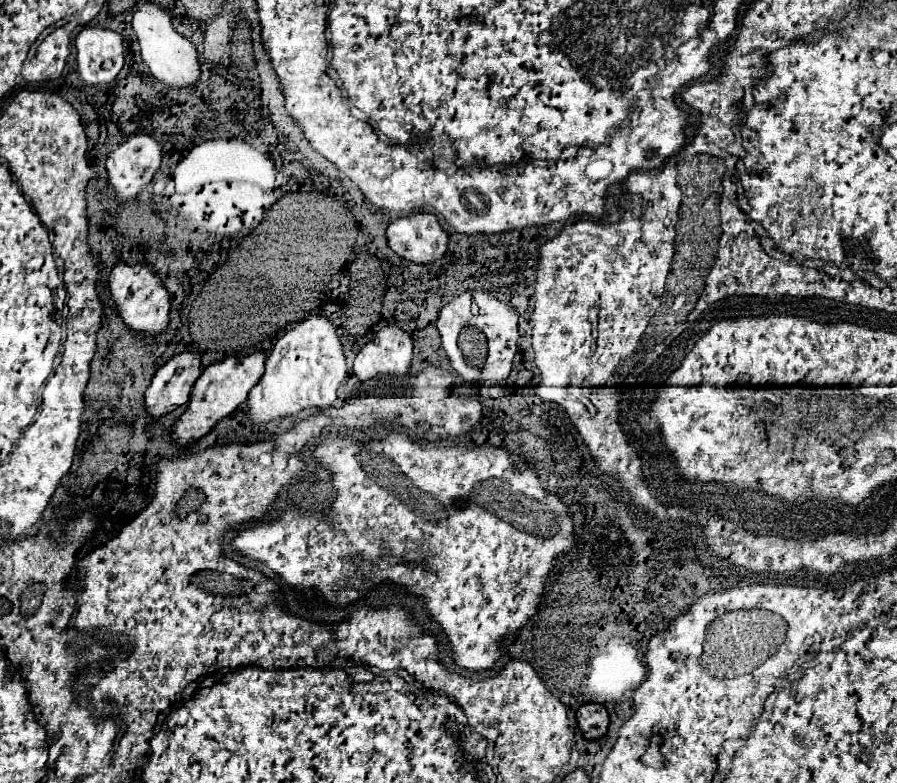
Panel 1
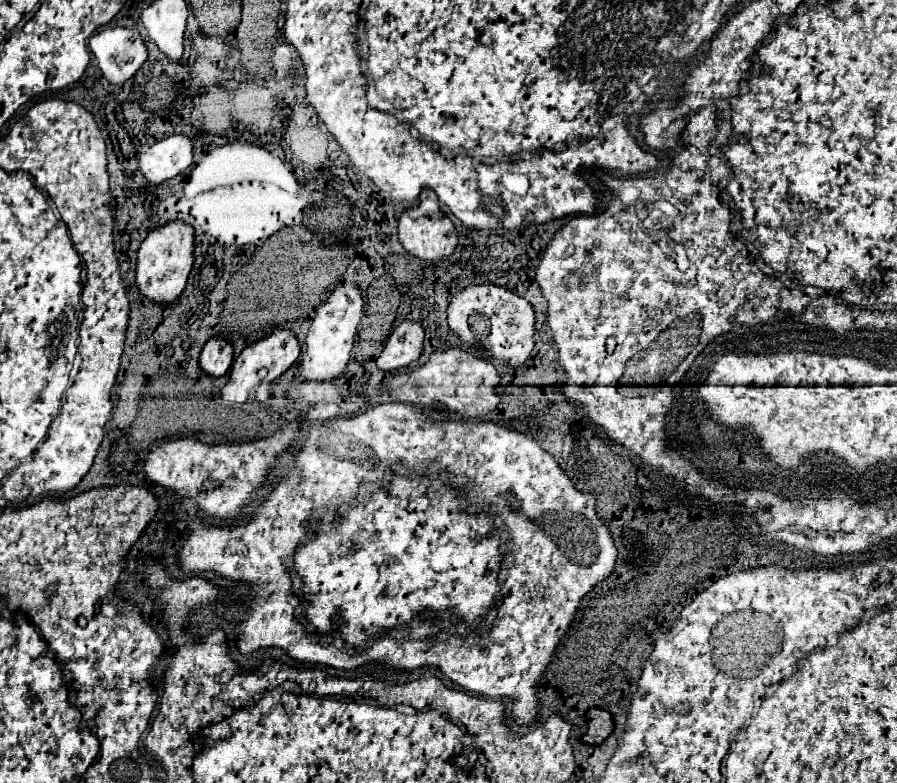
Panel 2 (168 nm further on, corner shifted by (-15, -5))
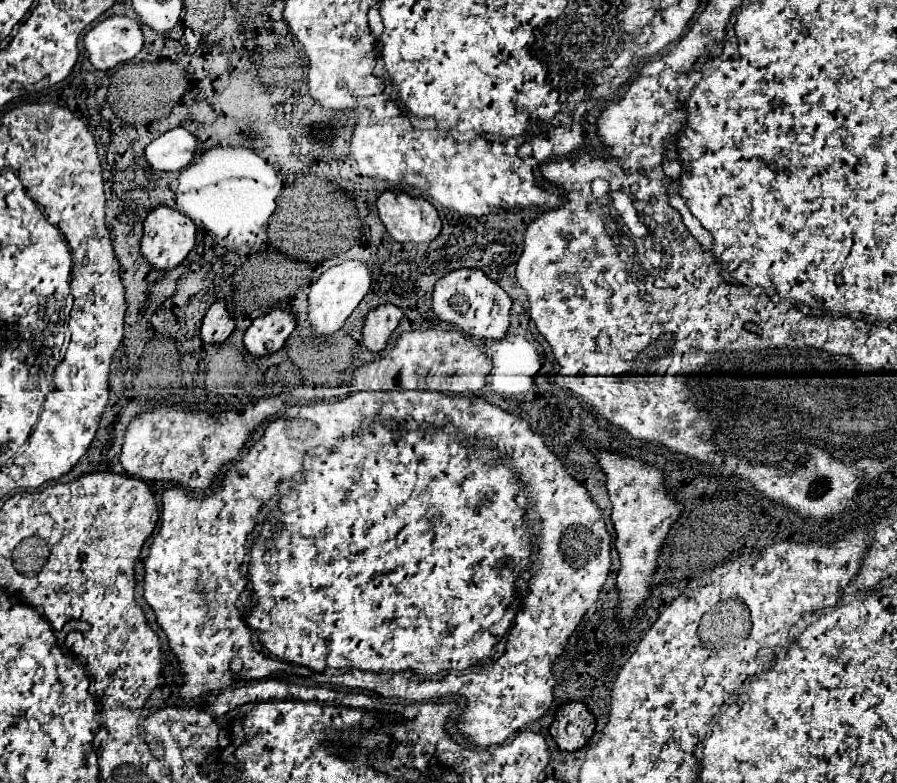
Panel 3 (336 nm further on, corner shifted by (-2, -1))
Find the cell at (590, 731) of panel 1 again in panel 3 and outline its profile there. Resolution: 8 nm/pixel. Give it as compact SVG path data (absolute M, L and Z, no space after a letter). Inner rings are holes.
M583 702L565 704L557 712L549 728L559 750L567 750L567 752L579 750L591 738L593 730L595 730L595 718Z

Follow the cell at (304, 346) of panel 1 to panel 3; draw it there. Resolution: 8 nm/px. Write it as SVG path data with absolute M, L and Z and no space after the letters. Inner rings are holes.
M347 260L323 272L319 280L311 284L311 292L307 298L309 302L307 320L313 328L313 336L327 338L329 334L337 332L345 324L345 320L351 316L351 312L359 306L363 296L369 292L369 286L371 286L371 270L357 260Z

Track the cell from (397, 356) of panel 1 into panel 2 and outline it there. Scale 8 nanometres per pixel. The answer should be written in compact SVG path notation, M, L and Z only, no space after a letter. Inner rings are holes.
M404 320L390 334L382 354L378 356L378 368L390 372L394 368L404 368L420 358L424 342L424 328L418 322Z

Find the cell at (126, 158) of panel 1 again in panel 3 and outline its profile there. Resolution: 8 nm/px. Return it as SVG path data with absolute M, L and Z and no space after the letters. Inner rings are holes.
M179 126L155 138L145 148L145 160L155 172L183 170L191 162L195 154L195 146L197 146L195 136Z

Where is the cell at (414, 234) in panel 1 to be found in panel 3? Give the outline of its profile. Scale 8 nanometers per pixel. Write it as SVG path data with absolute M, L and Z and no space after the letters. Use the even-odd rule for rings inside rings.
M383 192L377 208L381 222L395 242L427 244L441 234L441 218L423 198L413 198L405 192Z

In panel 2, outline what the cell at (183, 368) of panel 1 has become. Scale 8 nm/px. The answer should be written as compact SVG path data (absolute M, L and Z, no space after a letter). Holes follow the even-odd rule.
M214 336L206 342L206 346L202 348L200 354L200 368L206 370L206 374L220 378L226 374L226 370L232 364L232 356L234 356L234 346L222 338L222 336Z

